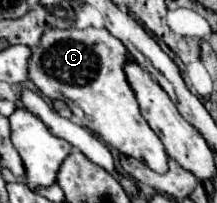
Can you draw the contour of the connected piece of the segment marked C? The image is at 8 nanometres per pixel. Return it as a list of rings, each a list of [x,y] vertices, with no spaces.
[[[50,29],[42,35],[40,45],[32,49],[30,81],[50,99],[60,99],[62,93],[62,99],[84,127],[100,135],[116,151],[142,159],[152,171],[162,173],[168,167],[168,155],[158,135],[140,115],[138,101],[126,83],[122,71],[126,55],[128,51],[122,41],[106,29]]]

